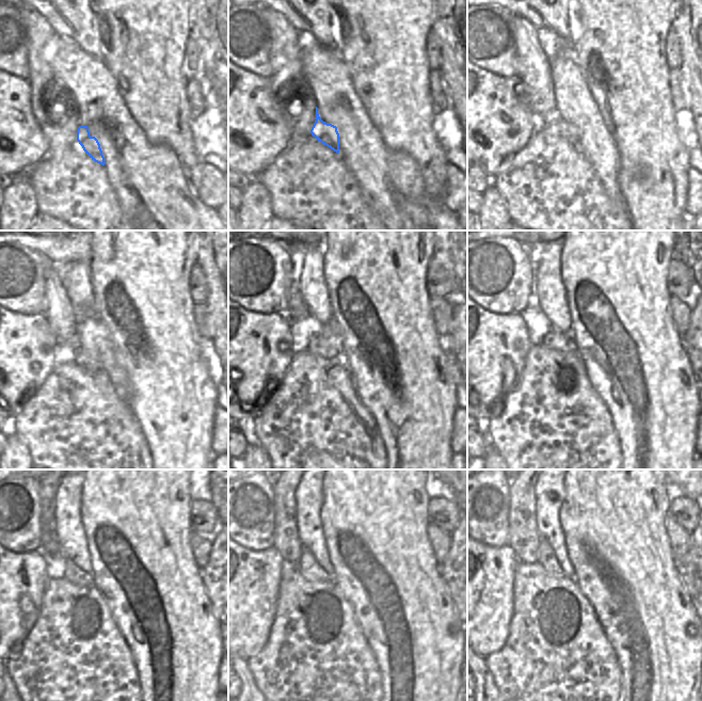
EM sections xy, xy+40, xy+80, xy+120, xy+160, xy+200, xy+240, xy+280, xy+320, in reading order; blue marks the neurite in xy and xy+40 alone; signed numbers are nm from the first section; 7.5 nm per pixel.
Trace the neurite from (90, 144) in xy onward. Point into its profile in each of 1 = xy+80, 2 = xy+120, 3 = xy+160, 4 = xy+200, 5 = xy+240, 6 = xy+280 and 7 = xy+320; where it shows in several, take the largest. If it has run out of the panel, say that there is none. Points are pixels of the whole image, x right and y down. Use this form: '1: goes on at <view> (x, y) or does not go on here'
1: goes on at xy+80 (557, 126)
2: goes on at xy+120 (86, 360)
3: goes on at xy+160 (318, 346)
4: goes on at xy+200 (555, 339)
5: goes on at xy+240 (74, 574)
6: goes on at xy+280 (309, 568)
7: goes on at xy+320 (547, 559)

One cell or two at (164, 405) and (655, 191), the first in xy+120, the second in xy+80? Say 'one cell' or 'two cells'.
one cell

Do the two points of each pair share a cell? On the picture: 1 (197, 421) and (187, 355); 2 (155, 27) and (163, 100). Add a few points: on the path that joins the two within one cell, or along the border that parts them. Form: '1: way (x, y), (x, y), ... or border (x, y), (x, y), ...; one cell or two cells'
1: way (187, 405), (187, 371); one cell
2: way (155, 45), (155, 82); one cell

